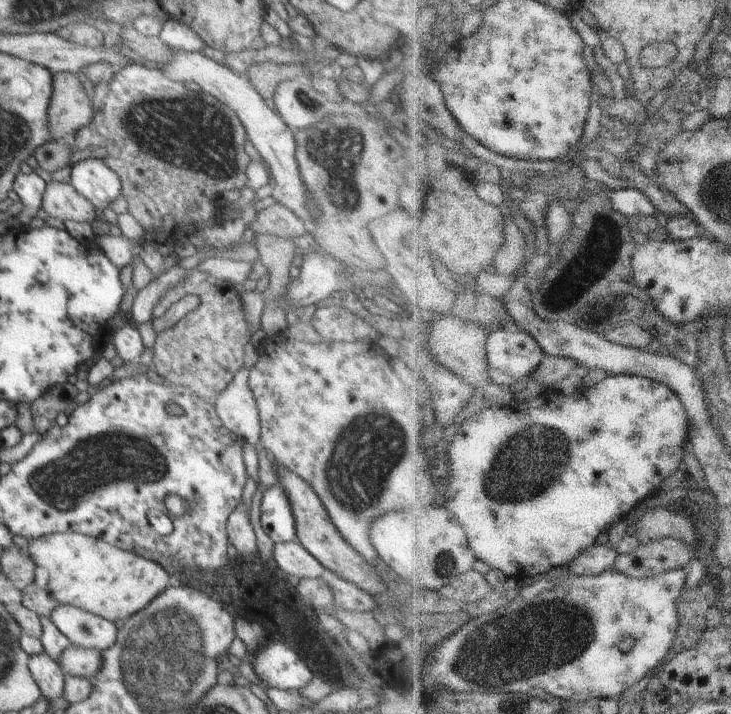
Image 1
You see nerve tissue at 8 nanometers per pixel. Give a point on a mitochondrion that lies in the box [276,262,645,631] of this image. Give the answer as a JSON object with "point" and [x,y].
{"point":[536,460]}

